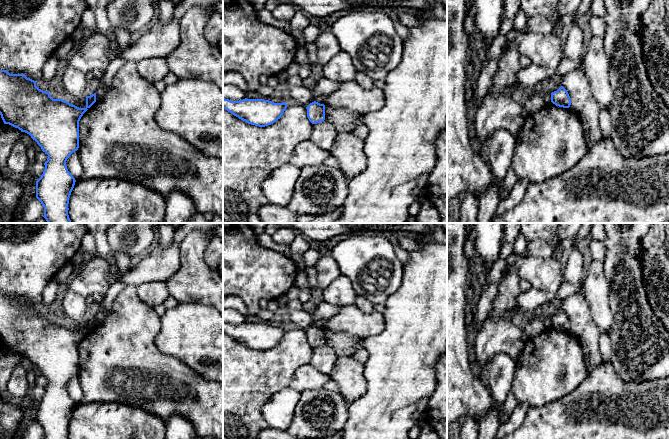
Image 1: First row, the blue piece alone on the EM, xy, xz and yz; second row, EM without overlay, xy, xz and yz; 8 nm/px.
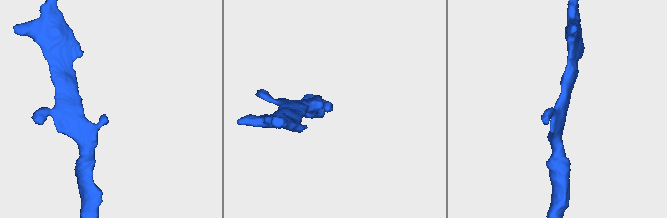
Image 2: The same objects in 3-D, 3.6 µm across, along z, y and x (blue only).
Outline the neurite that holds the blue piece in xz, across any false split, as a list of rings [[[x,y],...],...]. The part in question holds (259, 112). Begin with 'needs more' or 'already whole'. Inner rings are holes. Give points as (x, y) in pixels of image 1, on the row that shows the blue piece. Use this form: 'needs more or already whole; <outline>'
already whole; [[[223,98],[223,109],[248,124],[265,127],[281,118],[287,104],[274,103],[264,99],[243,99],[231,101]]]

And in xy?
already whole; [[[0,70],[0,115],[4,124],[29,134],[48,155],[44,172],[36,181],[36,198],[44,207],[43,217],[48,223],[72,223],[68,204],[76,180],[68,171],[66,161],[79,148],[79,121],[95,102],[96,93],[86,96],[86,107],[79,108],[65,100],[53,99],[25,74]]]

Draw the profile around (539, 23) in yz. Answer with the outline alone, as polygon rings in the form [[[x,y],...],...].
[[[535,15],[527,17],[526,28],[519,31],[523,34],[538,33],[538,32],[555,32],[553,22],[550,18],[544,15]]]

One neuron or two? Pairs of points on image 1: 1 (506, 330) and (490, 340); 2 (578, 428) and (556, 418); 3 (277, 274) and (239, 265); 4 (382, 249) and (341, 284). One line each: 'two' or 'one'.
1: one
2: one
3: one
4: two

